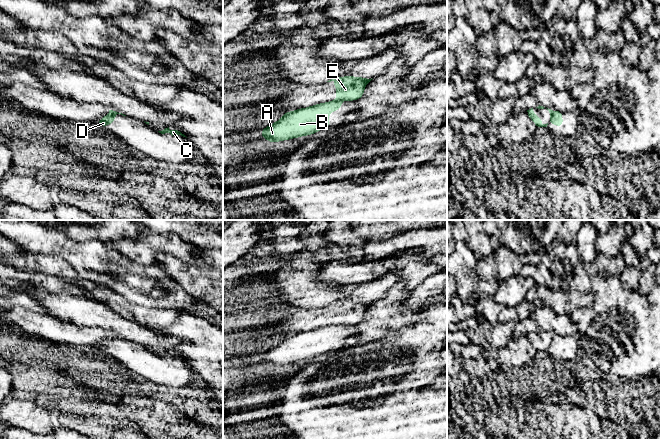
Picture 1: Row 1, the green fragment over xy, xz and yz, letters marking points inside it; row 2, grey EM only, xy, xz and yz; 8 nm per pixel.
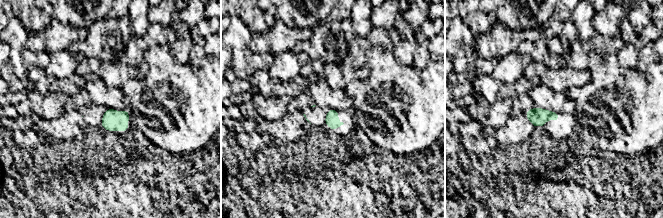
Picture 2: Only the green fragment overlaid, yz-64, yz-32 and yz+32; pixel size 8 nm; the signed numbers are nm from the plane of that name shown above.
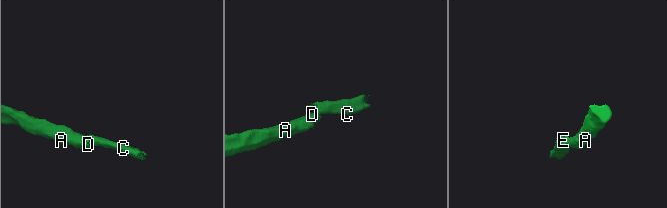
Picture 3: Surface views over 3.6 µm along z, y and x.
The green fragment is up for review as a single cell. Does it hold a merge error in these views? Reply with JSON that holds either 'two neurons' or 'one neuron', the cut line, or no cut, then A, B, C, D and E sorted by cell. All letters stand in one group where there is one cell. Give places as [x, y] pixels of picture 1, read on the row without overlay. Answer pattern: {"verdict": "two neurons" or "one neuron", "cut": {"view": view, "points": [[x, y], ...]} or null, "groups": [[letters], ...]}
{"verdict": "two neurons", "cut": {"view": "yz", "points": [[553, 335], [549, 346]]}, "groups": [["A", "B", "D"], ["C", "E"]]}

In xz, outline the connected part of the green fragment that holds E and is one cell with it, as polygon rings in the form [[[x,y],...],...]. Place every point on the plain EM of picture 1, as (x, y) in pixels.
[[[343,300],[336,301],[327,306],[334,306],[337,322],[334,325],[356,325],[364,320],[364,312],[372,303],[361,300]]]

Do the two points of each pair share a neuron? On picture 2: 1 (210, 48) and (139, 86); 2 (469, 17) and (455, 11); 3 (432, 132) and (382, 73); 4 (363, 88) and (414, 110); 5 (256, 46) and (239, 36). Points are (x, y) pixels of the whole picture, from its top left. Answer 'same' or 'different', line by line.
1: different
2: same
3: same
4: same
5: different

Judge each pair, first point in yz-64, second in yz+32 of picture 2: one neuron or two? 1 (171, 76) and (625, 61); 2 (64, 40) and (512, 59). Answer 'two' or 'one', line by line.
1: two
2: two

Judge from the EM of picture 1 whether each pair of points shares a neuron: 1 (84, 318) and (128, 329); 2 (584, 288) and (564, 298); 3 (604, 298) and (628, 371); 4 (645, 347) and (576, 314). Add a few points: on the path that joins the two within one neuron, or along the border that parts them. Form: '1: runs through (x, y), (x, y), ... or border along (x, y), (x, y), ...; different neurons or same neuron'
1: runs through (95, 318), (106, 318), (117, 325); same neuron
2: border along (576, 291), (581, 293), (590, 292); different neurons
3: runs through (627, 307), (633, 309), (639, 315), (639, 348); same neuron
4: runs through (627, 358), (611, 343), (593, 332); same neuron

